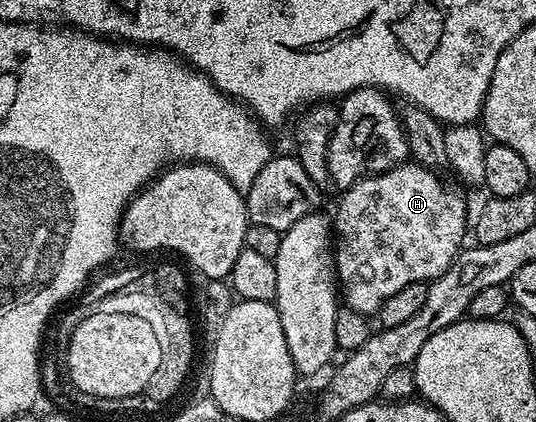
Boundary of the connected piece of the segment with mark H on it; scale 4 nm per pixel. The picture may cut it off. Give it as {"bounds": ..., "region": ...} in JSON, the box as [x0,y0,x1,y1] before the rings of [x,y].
{"bounds":[333,163,469,315],"region":[[[404,163],[395,165],[392,169],[385,170],[384,173],[371,173],[364,175],[359,180],[354,181],[347,189],[342,190],[339,206],[335,209],[333,216],[333,252],[335,254],[335,272],[337,274],[337,285],[341,290],[342,300],[353,311],[365,313],[368,315],[378,314],[381,303],[389,299],[389,295],[394,295],[396,291],[401,291],[401,287],[409,287],[409,283],[418,281],[432,282],[435,278],[440,277],[453,263],[453,259],[464,248],[463,236],[469,233],[469,213],[467,217],[467,201],[459,193],[454,193],[445,182],[439,178],[438,172],[432,171],[418,163]]]}

